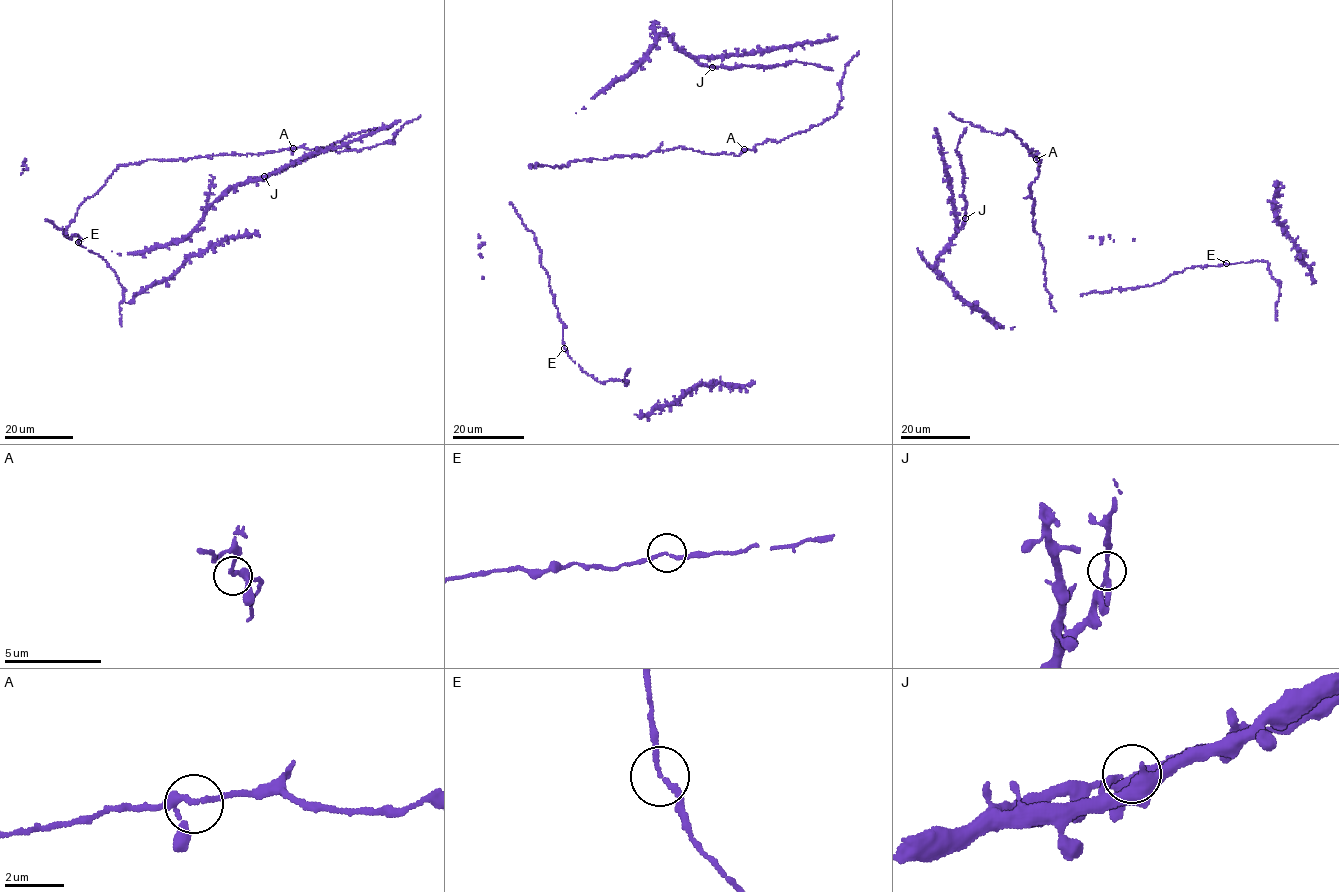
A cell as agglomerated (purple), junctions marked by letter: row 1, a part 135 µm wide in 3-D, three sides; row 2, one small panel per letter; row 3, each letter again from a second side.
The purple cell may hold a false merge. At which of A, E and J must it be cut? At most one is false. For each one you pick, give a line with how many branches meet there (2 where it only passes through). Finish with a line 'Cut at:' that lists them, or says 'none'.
Cut at: none

